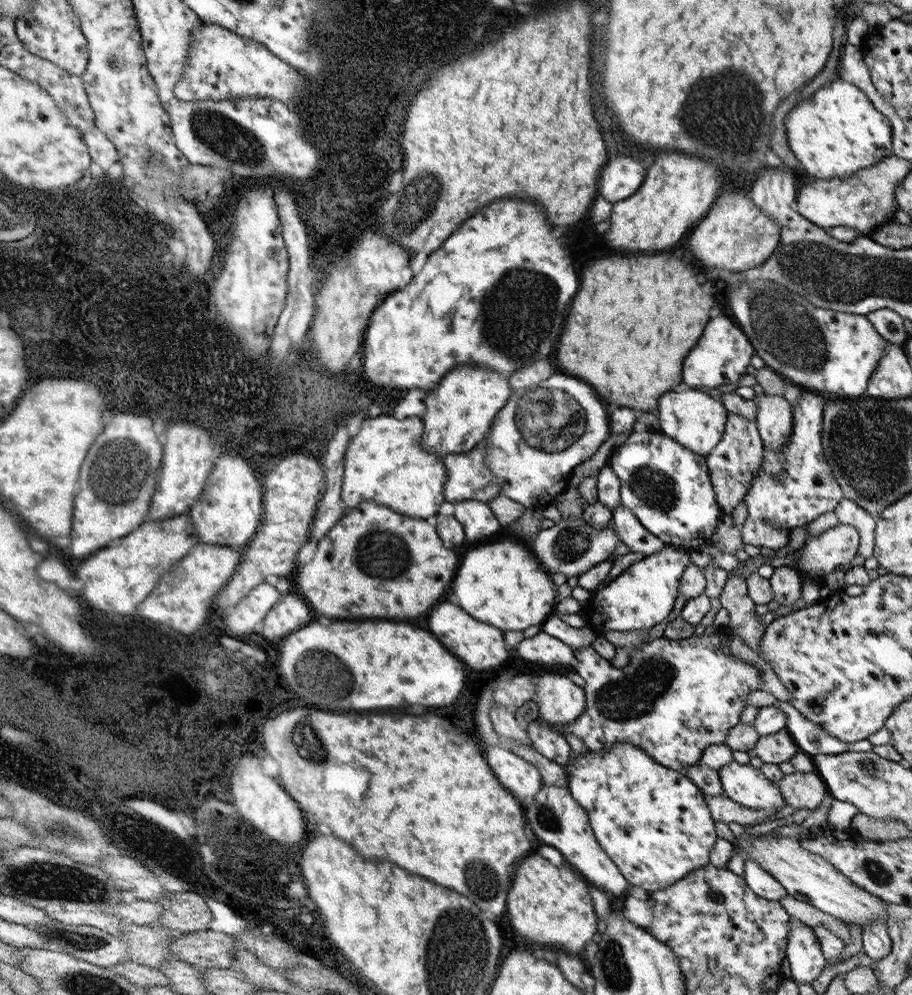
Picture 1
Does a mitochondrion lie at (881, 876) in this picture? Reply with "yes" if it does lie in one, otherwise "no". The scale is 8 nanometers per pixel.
yes

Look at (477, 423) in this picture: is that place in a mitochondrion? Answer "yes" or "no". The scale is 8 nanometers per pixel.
no

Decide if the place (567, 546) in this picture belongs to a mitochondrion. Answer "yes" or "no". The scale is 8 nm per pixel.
yes

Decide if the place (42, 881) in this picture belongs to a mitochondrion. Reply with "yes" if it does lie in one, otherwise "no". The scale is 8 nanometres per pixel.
yes

